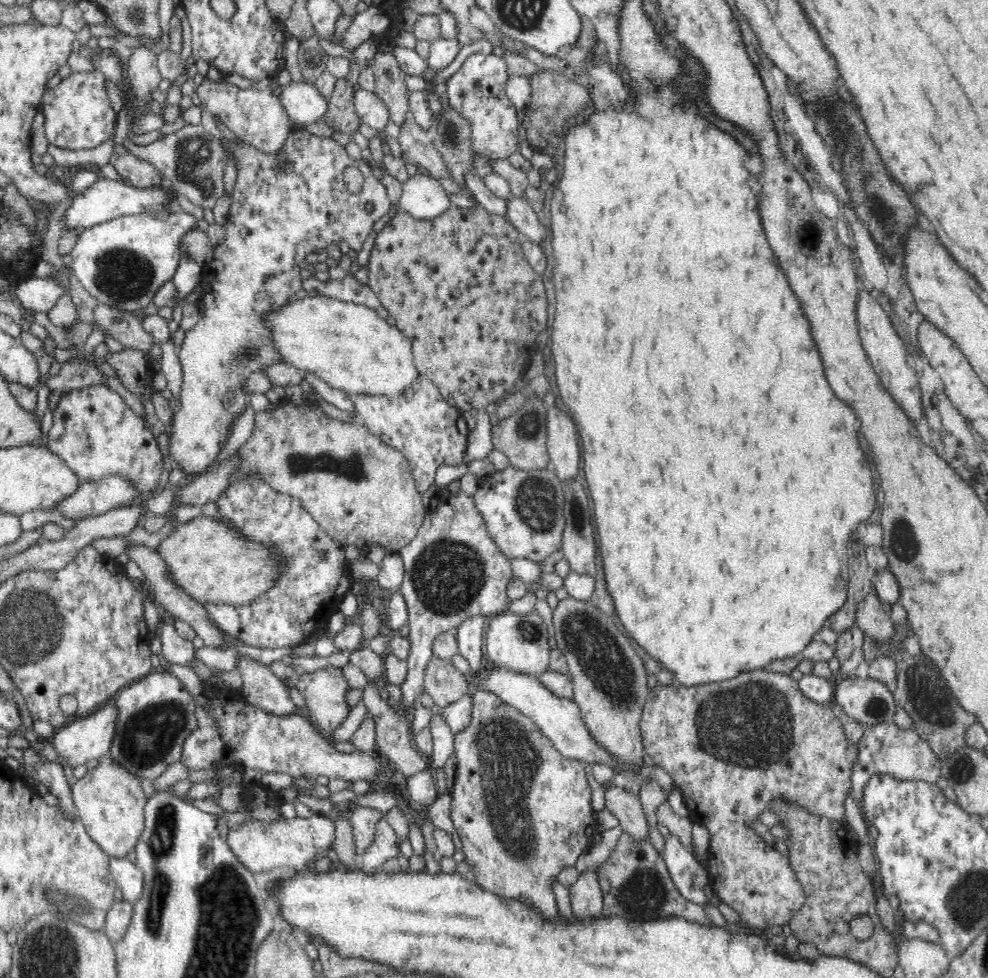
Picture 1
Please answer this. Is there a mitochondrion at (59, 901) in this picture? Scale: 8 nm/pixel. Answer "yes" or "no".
yes

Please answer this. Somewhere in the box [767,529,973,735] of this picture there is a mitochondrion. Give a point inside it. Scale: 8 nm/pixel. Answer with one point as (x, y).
(926, 692)

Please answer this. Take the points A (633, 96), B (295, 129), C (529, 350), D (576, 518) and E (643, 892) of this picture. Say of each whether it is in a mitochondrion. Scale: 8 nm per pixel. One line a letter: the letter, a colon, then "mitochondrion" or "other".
A: other
B: other
C: other
D: mitochondrion
E: mitochondrion

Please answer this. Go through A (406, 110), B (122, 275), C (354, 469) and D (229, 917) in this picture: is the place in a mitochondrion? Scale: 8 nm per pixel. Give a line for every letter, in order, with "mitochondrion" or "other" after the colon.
A: other
B: mitochondrion
C: mitochondrion
D: mitochondrion

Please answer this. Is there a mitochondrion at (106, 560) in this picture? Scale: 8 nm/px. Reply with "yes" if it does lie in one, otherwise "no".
no

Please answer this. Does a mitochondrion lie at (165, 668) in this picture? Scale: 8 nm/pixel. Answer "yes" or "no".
no

